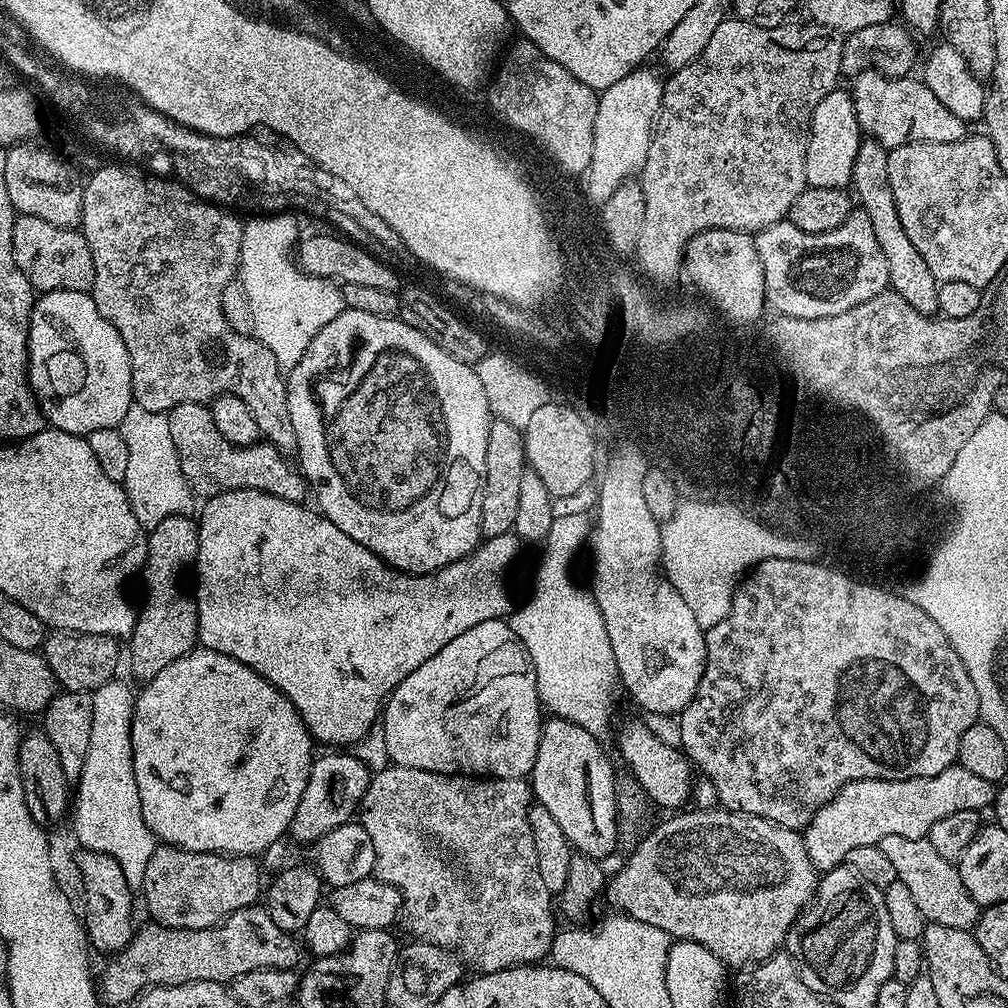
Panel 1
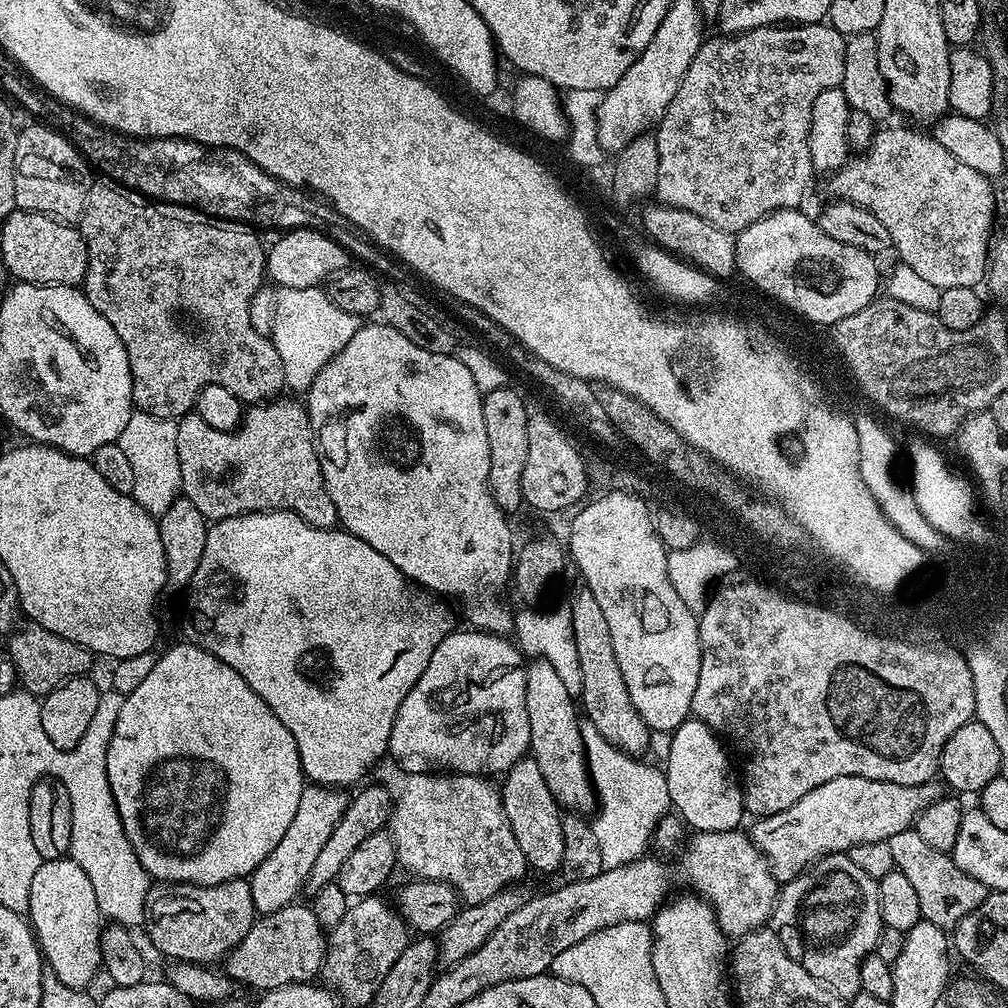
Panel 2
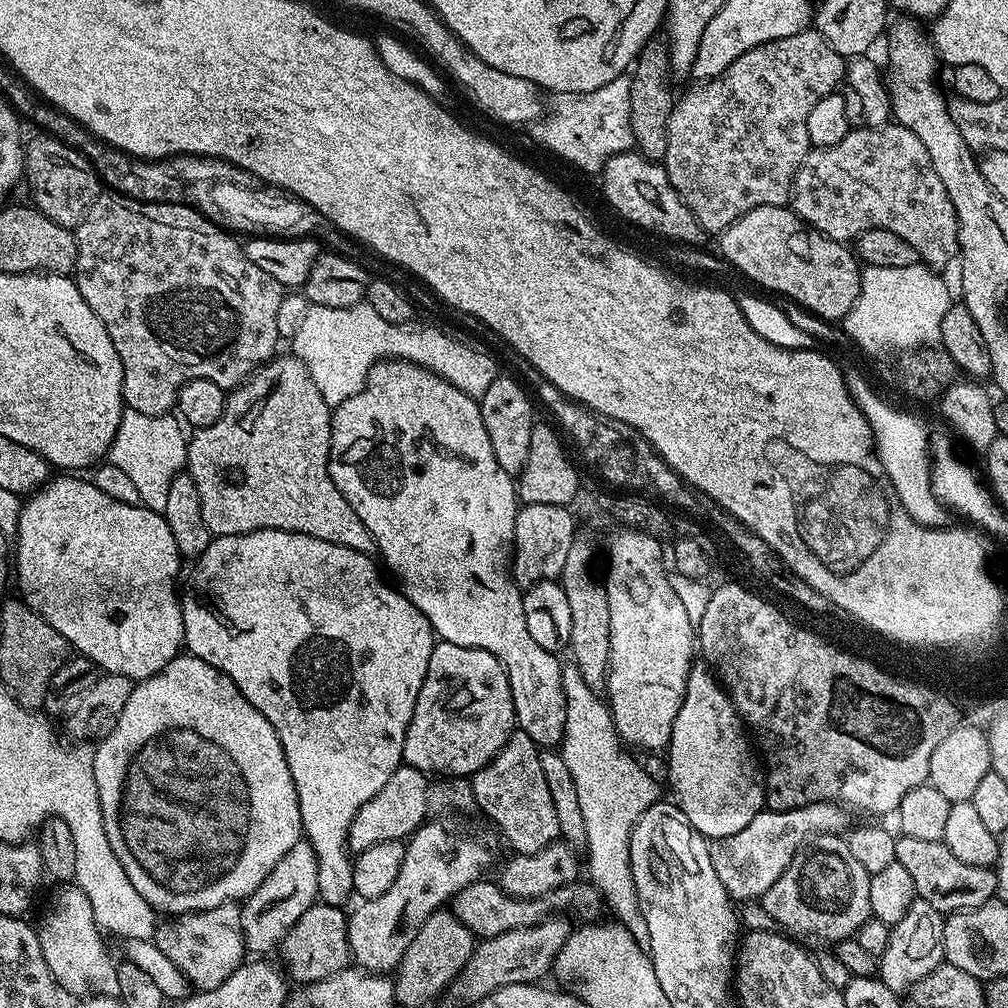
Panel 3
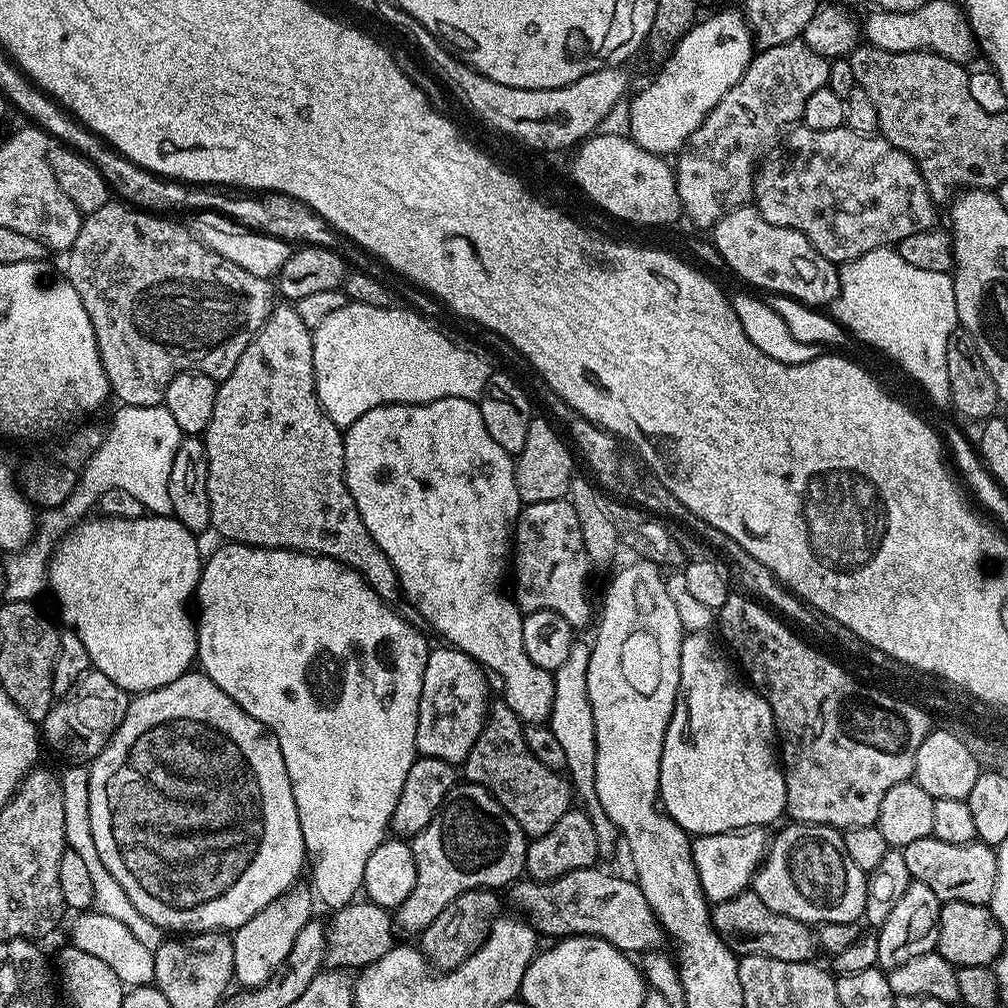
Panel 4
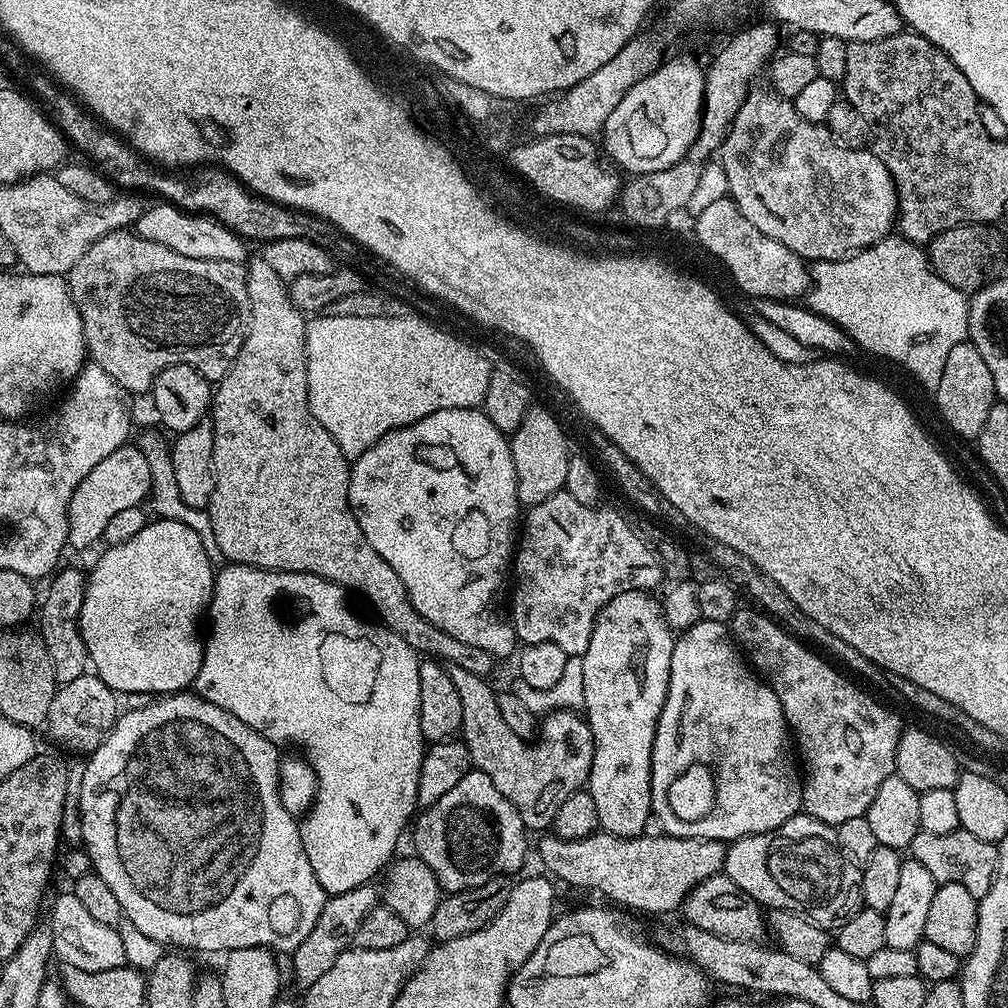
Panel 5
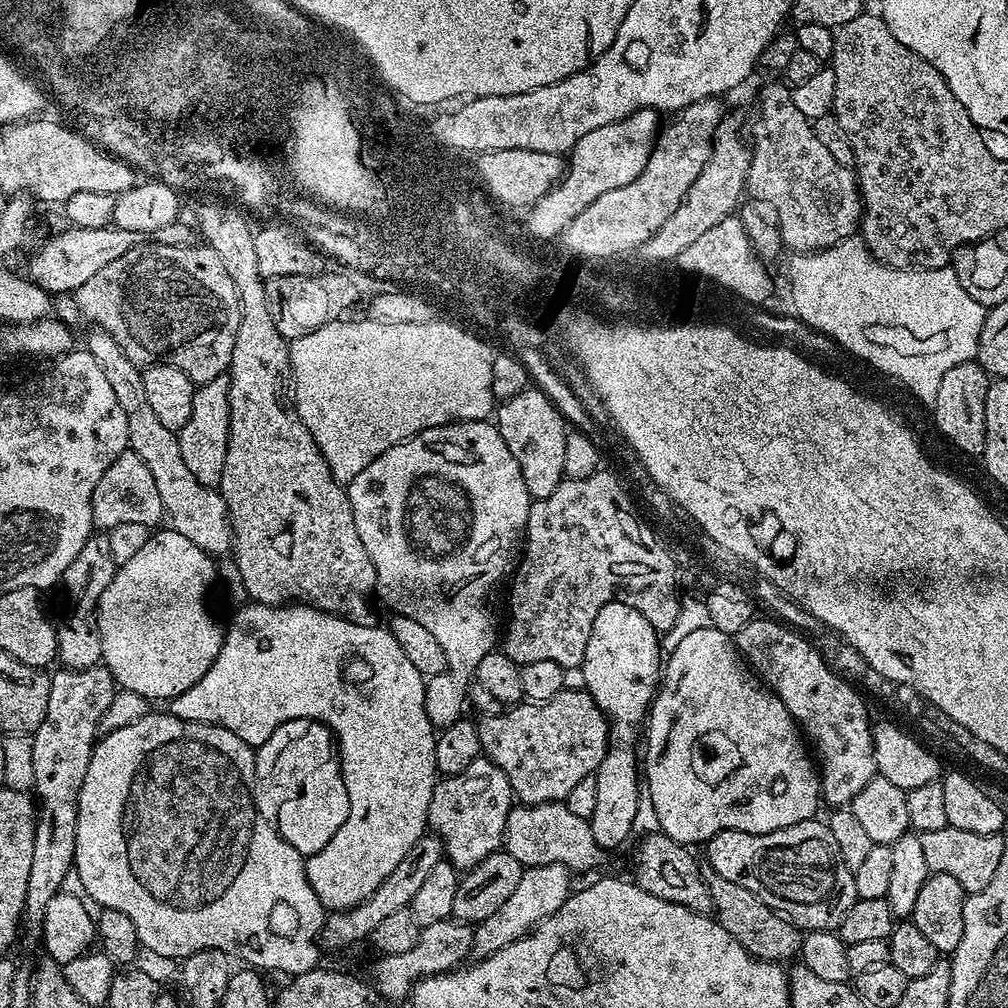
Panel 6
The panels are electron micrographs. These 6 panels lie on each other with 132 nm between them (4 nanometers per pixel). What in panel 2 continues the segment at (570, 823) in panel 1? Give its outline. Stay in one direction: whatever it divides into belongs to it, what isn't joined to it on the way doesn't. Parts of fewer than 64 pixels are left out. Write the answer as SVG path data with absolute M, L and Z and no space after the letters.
M533 659L527 670L526 714L530 718L530 758L538 762L538 770L542 770L542 778L546 778L546 786L550 786L550 794L554 794L561 809L572 814L595 813L598 807L596 790L588 774L588 759L580 730L582 716L577 701L570 690L566 690L562 678L554 674L550 662Z

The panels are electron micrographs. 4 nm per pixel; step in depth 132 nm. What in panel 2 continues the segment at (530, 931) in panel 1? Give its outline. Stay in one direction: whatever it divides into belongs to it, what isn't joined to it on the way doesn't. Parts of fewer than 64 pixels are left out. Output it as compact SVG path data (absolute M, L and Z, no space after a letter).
M417 772L409 775L408 780L401 790L400 796L395 797L392 805L392 818L390 821L390 835L394 846L396 847L396 858L401 869L412 872L413 877L421 880L437 880L438 882L446 882L456 895L460 897L465 905L481 904L486 902L488 898L494 898L503 888L510 888L521 883L520 879L530 872L528 863L526 862L526 854L522 854L522 846L518 846L518 838L514 838L514 830L510 830L510 822L506 822L506 814L502 806L502 798L500 797L500 788L492 785L491 779L484 776L462 776L459 774L433 774L432 772Z

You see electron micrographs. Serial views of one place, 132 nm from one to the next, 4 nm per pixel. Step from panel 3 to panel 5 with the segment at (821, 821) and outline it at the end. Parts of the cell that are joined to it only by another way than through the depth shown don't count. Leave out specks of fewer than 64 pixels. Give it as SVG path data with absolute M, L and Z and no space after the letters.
M597 830L577 840L562 840L555 834L544 834L540 840L540 860L557 881L576 888L593 888L609 896L613 905L625 904L640 912L672 912L675 908L677 911L689 890L723 869L726 848L721 841L648 835L615 836Z

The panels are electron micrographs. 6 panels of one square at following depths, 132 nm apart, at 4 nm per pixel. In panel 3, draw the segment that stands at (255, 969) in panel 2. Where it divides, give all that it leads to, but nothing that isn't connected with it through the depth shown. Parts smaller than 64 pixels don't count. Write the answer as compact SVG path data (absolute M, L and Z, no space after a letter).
M319 902L312 904L310 910L306 910L306 914L302 914L300 921L284 935L284 943L279 945L278 952L281 952L288 959L287 975L293 981L296 979L297 985L300 986L322 982L322 978L330 978L341 972L343 968L349 967L352 951L348 945L348 918L345 909Z

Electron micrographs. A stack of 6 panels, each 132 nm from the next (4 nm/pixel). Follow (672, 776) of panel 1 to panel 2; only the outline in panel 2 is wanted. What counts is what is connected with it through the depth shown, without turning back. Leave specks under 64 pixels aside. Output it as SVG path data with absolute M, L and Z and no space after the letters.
M586 590L573 598L570 603L572 625L574 626L574 646L578 650L578 666L582 670L582 686L578 697L579 707L590 722L594 722L594 730L610 742L610 746L618 746L618 750L628 752L637 758L643 757L650 748L650 729L642 722L642 714L634 710L630 702L630 694L626 690L626 678L622 678L622 666L618 666L618 658L614 654L614 641L610 638L610 625L606 623L594 594Z

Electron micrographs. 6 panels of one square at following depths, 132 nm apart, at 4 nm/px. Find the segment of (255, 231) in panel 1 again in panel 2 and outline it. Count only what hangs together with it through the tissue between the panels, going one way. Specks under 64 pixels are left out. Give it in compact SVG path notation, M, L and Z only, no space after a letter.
M323 287L318 288L280 288L276 298L276 313L274 314L274 326L272 327L271 342L278 350L278 358L282 358L282 366L284 367L284 382L289 389L300 392L296 394L307 393L310 385L314 382L314 378L322 370L322 366L326 366L334 357L342 350L342 346L346 346L346 342L350 342L350 338L354 338L354 334L359 330L362 323L361 317L346 314L346 310L338 310L338 306L334 306L334 302L330 302L327 291Z

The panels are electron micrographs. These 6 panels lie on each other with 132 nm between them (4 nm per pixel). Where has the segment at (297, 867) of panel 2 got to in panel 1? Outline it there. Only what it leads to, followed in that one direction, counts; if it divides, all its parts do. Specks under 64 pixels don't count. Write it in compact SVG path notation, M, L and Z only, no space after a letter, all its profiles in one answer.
M354 754L332 756L329 760L313 759L306 790L302 790L302 802L298 802L298 810L292 819L290 836L310 842L349 823L357 815L358 805L368 793L368 784L372 777L373 773Z

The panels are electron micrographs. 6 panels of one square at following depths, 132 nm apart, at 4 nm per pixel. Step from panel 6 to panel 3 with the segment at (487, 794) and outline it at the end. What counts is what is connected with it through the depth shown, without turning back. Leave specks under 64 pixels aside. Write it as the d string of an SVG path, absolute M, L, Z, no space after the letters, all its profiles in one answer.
M440 816L421 824L408 837L402 870L398 870L398 878L394 878L390 890L378 894L378 898L357 903L357 908L347 913L348 945L355 967L377 974L395 973L402 954L406 954L406 946L422 930L422 922L430 914L441 911L457 892L487 873L484 871L495 862L502 840L491 823L480 820Z

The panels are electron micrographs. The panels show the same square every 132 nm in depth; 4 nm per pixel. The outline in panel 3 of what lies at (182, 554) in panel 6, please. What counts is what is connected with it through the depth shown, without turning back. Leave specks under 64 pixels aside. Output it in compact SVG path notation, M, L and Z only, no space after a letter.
M60 474L55 478L49 479L47 483L41 484L34 492L31 493L23 501L20 509L20 517L18 518L17 532L14 537L14 566L16 569L16 576L20 578L20 592L19 595L22 597L24 603L28 604L38 613L42 618L46 618L46 622L50 622L50 626L54 626L54 630L58 630L58 634L62 634L62 638L66 638L69 649L75 650L79 655L85 656L87 660L93 660L96 663L97 669L103 670L105 673L110 675L125 675L126 678L133 682L139 682L150 678L154 674L158 674L158 670L162 670L166 667L169 662L172 661L176 656L181 655L182 649L184 648L184 623L182 622L182 600L178 595L176 597L176 579L180 576L180 563L182 563L182 557L178 550L178 542L174 542L174 534L170 534L170 526L166 526L163 515L149 508L145 508L143 504L127 504L126 502L114 502L114 498L110 498L110 494L102 494L102 490L98 490L98 486L93 484L91 479L84 478L79 480L79 475L76 474Z

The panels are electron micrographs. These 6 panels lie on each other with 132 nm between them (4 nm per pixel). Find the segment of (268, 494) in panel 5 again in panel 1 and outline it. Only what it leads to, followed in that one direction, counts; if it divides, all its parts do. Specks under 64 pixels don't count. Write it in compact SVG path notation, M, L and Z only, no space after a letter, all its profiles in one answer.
M182 402L174 406L171 412L167 413L170 422L170 434L174 437L174 450L178 450L178 462L182 466L182 474L186 482L191 486L197 497L207 498L217 496L230 490L242 490L243 488L257 488L278 498L287 500L303 501L309 495L310 489L297 465L287 464L285 453L279 452L275 444L261 442L250 446L234 446L218 434L214 426L211 407L207 403L195 404L194 402Z

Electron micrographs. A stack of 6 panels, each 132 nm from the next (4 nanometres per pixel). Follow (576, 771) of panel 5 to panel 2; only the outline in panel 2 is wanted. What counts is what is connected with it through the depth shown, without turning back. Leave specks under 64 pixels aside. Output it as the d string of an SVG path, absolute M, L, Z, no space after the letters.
M531 758L522 759L509 772L503 773L502 780L500 797L506 822L510 822L510 830L514 830L514 838L518 838L522 854L526 854L529 869L559 873L562 854L566 850L566 842L562 840L564 816L554 794L550 794L550 786L546 786L546 778L542 778L542 770L538 770L538 762Z

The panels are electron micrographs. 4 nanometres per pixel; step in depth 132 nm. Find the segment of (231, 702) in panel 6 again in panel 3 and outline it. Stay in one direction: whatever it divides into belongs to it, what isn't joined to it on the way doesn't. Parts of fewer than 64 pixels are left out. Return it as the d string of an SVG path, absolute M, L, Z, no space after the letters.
M267 528L266 530L254 530L250 534L234 534L233 536L217 536L211 540L206 546L206 550L195 561L196 569L192 572L192 596L184 596L182 600L182 622L184 623L184 648L191 655L202 658L202 662L206 662L210 666L214 666L222 674L226 674L236 683L238 690L242 690L242 694L246 698L246 702L250 702L250 706L254 706L262 714L262 718L266 718L266 722L270 722L270 726L274 726L274 730L278 734L278 738L282 742L282 750L286 754L286 762L290 766L290 778L294 778L294 786L298 794L298 806L300 807L300 822L302 825L303 835L310 841L316 851L318 858L318 900L321 904L329 904L335 908L347 905L348 899L353 899L354 893L354 874L352 873L353 857L350 855L348 847L348 831L351 823L358 814L358 810L362 806L366 806L366 802L370 802L370 798L374 798L374 794L378 794L378 790L382 790L382 786L386 786L386 782L390 782L390 778L396 773L397 768L401 767L404 758L404 743L406 742L406 730L410 726L410 718L414 714L414 702L418 702L418 694L422 690L422 682L426 678L426 670L430 666L430 658L432 652L438 646L438 637L433 632L430 622L426 618L426 614L422 614L422 610L418 610L418 606L414 606L414 602L410 602L404 597L403 592L392 588L386 581L380 577L380 572L376 569L377 561L373 559L367 552L359 552L358 550L350 550L350 546L338 546L334 542L322 542L322 538L310 538L310 534L298 534L290 530L274 530Z

